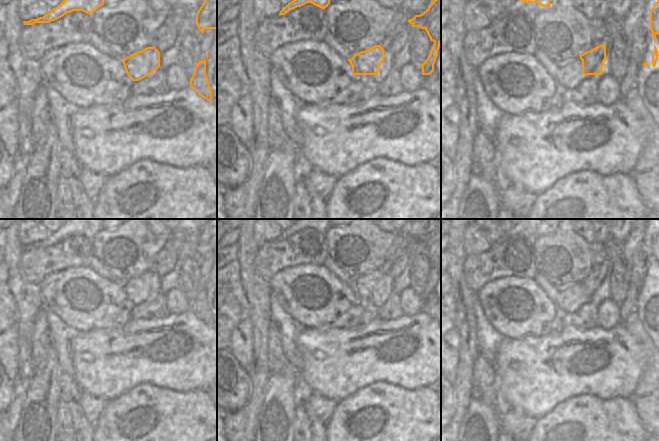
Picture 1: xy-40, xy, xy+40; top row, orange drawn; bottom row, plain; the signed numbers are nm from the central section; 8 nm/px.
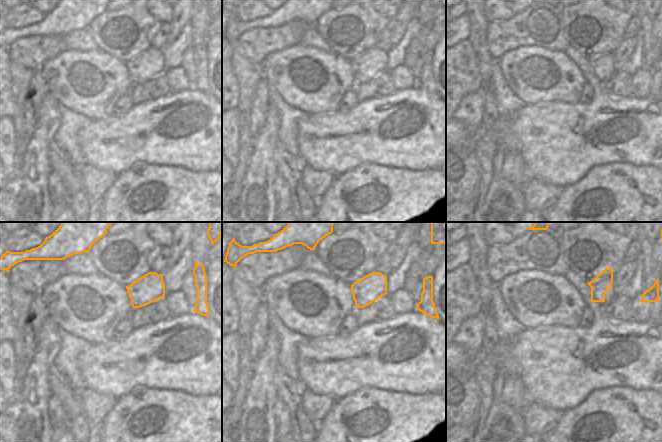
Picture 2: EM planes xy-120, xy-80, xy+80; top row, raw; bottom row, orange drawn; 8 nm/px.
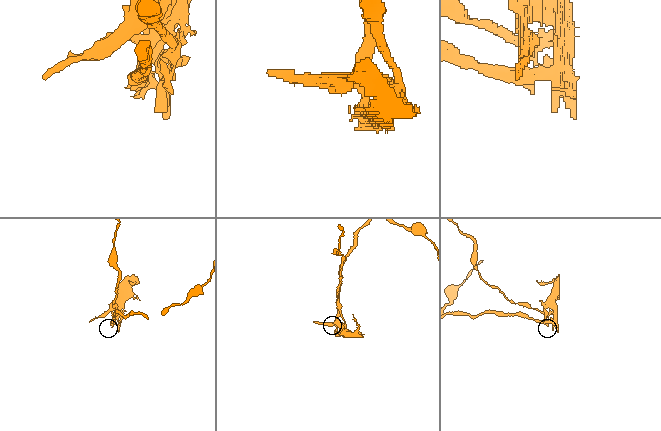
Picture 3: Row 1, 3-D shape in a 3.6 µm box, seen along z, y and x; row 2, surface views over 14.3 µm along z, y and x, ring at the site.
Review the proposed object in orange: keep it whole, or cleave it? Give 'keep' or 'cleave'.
cleave

